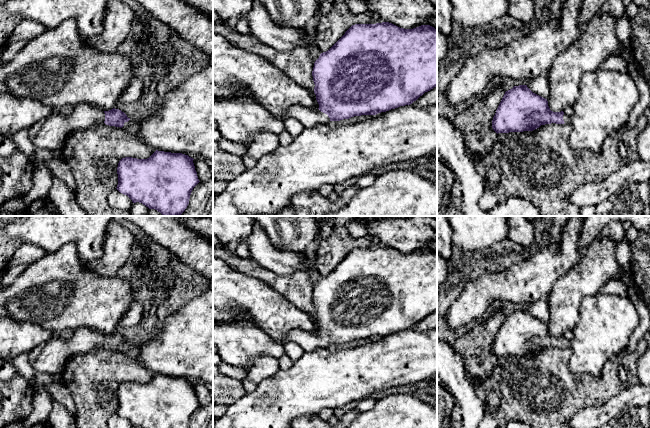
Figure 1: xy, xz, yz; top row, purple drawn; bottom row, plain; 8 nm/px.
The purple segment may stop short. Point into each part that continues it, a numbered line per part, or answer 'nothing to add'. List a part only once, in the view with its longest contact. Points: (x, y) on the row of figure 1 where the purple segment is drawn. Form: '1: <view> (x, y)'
1: xz (309, 117)

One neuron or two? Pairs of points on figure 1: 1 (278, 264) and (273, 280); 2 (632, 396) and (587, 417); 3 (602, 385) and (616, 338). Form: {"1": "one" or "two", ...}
{"1": "two", "2": "one", "3": "two"}

